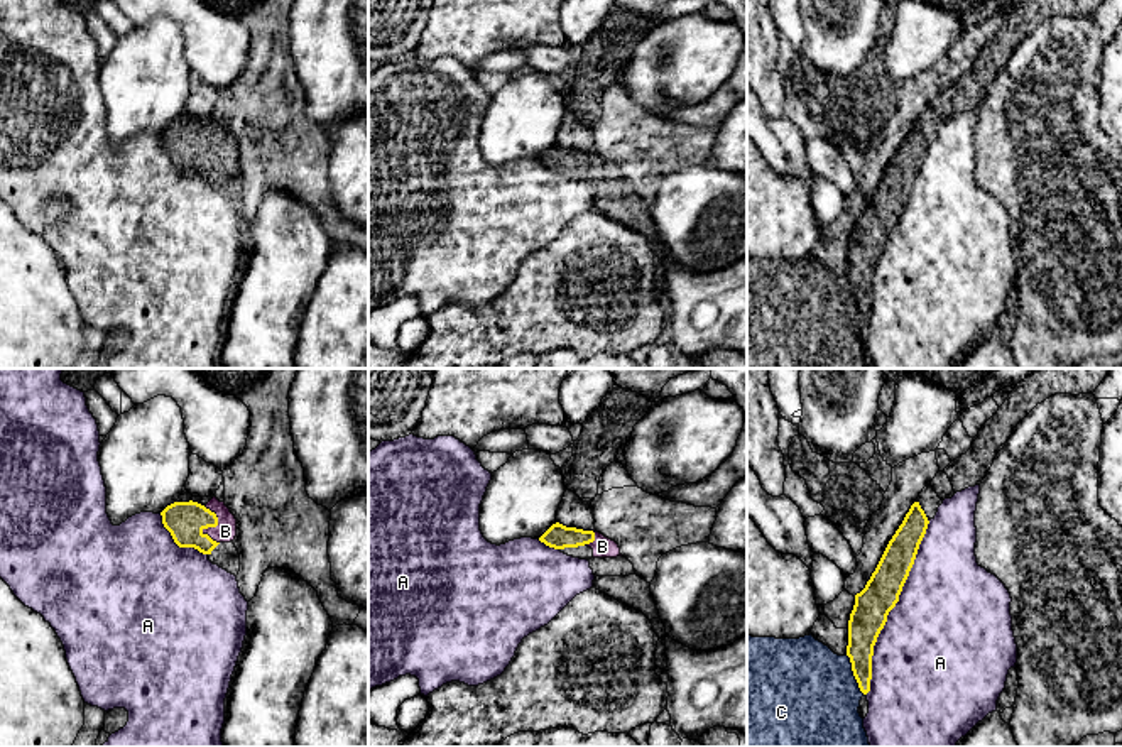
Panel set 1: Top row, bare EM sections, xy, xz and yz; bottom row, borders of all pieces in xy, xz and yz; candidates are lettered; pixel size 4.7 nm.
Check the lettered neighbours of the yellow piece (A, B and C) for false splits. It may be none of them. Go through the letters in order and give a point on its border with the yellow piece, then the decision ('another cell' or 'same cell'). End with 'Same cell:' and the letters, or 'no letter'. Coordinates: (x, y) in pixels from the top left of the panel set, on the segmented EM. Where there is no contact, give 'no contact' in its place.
A: yz (894, 605) | another cell
B: xy (213, 526) | same cell
C: yz (854, 675) | another cell
Same cell: B

